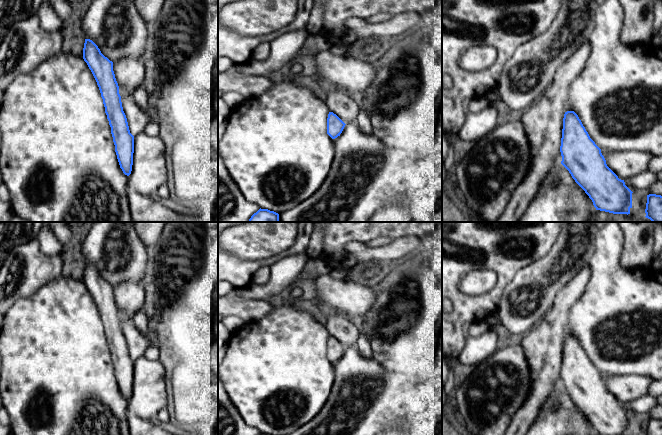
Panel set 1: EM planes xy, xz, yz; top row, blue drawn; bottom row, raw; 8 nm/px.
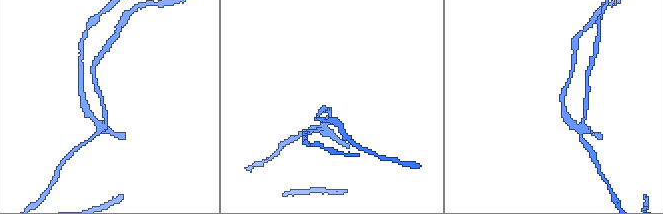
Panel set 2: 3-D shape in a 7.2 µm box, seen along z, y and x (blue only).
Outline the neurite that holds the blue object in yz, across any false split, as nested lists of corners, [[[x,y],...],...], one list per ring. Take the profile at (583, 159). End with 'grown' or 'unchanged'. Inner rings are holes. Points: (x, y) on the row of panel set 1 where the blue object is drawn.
[[[586,41],[557,69],[545,93],[527,110],[517,114],[529,142],[530,166],[528,174],[517,186],[496,222],[518,222],[544,182],[560,163],[589,196],[596,210],[613,214],[630,214],[633,192],[625,185],[624,180],[619,179],[607,166],[601,149],[590,138],[578,115],[574,111],[565,111],[571,83],[584,69],[590,51],[590,43]]]; grown

